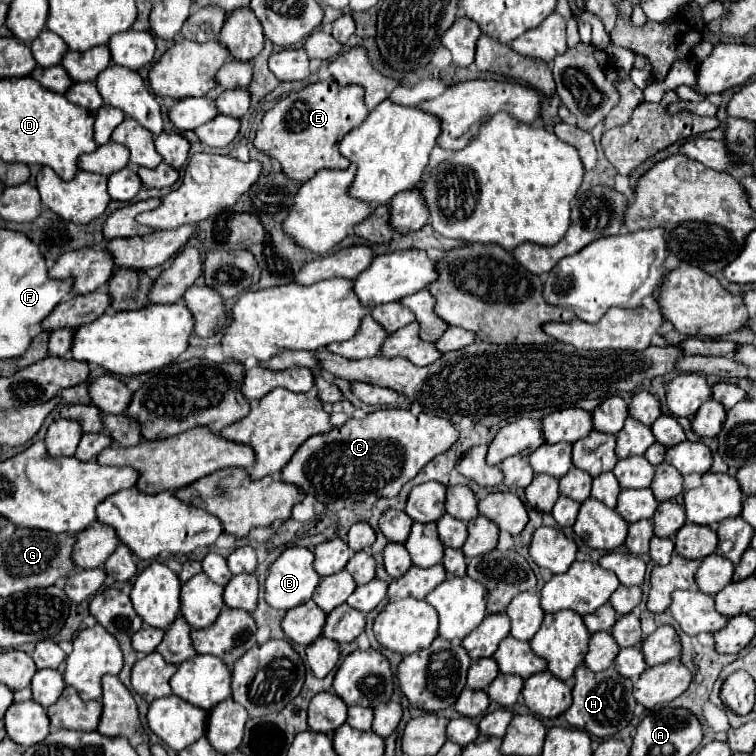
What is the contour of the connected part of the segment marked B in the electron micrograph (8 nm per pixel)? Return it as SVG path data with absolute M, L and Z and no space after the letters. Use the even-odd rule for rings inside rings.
M301 546L287 548L269 568L265 580L265 602L273 606L299 606L307 602L319 584L313 570L313 552Z

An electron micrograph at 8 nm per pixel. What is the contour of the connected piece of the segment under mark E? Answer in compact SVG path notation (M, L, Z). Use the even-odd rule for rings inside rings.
M333 78L319 80L301 92L281 98L271 110L267 110L253 144L257 150L263 150L277 160L283 172L293 180L307 182L323 168L347 170L351 162L339 152L339 142L347 130L359 126L369 114L363 96L365 92L359 84L341 86Z

